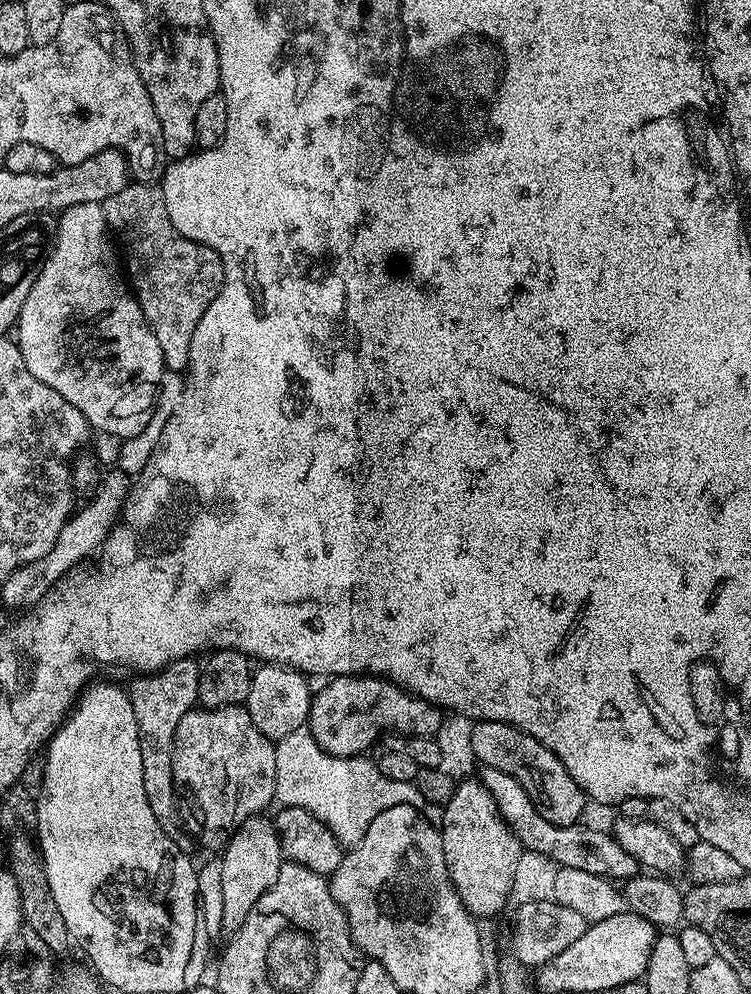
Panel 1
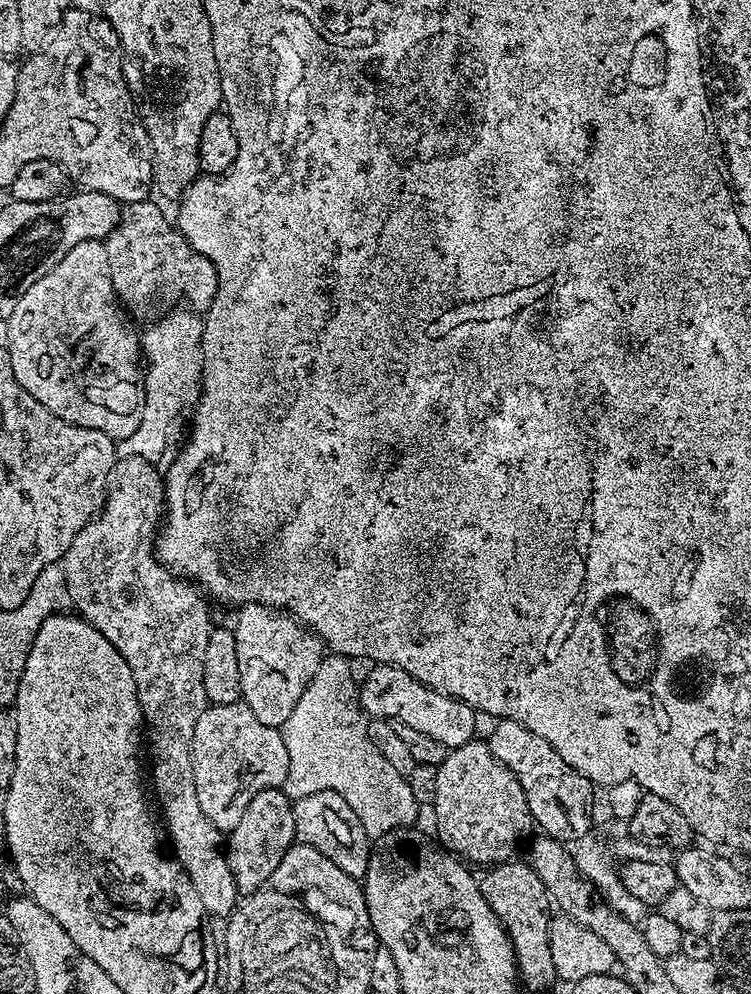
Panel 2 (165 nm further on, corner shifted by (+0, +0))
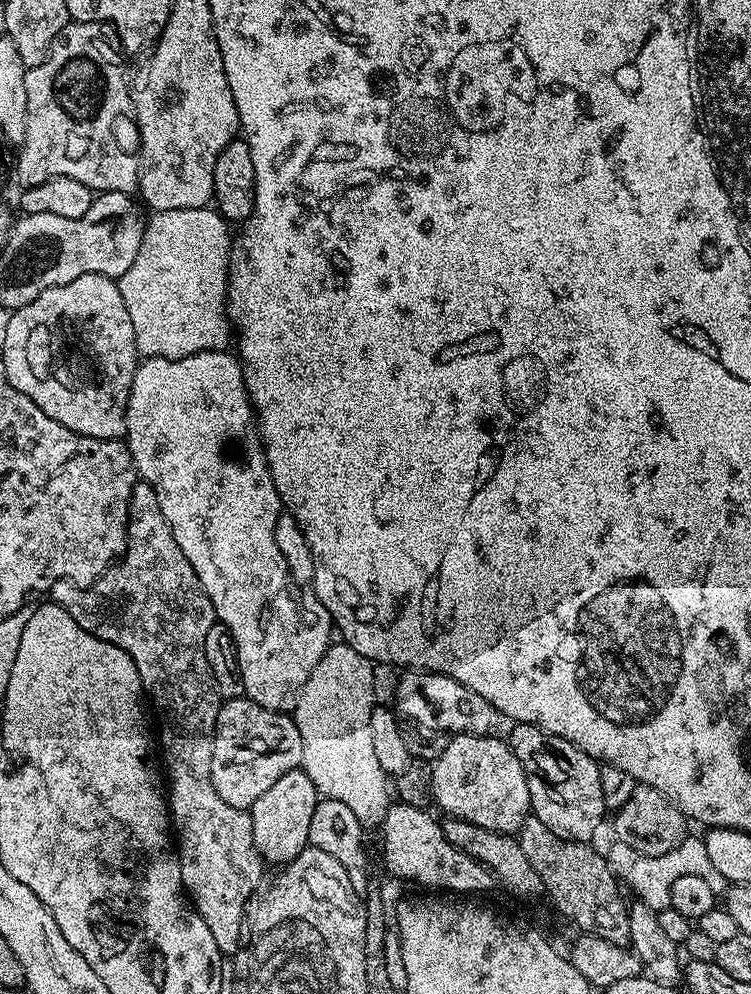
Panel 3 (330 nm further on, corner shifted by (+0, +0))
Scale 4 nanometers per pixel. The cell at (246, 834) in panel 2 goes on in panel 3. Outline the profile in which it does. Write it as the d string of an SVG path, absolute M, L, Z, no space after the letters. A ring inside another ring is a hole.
M299 767L282 774L282 778L278 778L278 782L274 782L274 786L270 786L270 790L266 790L266 794L262 794L262 798L252 804L250 811L254 846L269 865L289 864L298 858L302 849L309 847L310 818L318 815L316 800L318 793L314 782L310 782L303 767Z

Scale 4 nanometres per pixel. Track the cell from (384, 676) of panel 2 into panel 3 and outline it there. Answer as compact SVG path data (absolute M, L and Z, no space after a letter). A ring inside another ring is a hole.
M408 670L401 676L404 677L396 684L396 704L394 703L394 708L405 721L430 732L474 734L475 736L497 735L498 729L496 727L502 724L502 717L494 706L490 706L490 702L486 702L486 698L482 698L482 694L474 694L474 690L462 686L462 682L454 682L454 678L443 676L437 672Z

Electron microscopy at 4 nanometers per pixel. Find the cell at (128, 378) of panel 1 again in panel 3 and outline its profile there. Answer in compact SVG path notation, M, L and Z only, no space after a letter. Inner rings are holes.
M82 274L74 282L42 290L34 302L15 309L2 346L6 378L22 390L42 414L70 430L99 440L119 440L126 430L126 406L138 363L133 323L119 293L117 281L102 274Z

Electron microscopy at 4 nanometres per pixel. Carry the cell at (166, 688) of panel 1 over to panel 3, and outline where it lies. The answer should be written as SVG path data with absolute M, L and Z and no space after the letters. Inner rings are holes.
M137 482L130 494L128 544L124 547L123 556L87 586L77 586L71 580L54 582L50 600L62 606L62 610L66 610L66 614L70 614L70 618L82 626L82 630L126 650L134 666L138 666L147 699L160 715L158 736L164 739L162 768L166 773L166 799L174 840L178 845L184 891L202 922L210 926L210 934L214 942L218 942L218 950L222 954L241 951L240 923L246 920L244 907L247 904L249 907L254 893L261 887L266 876L266 864L254 846L251 811L222 802L222 798L218 798L218 790L214 790L212 739L216 737L216 719L222 697L206 662L206 634L210 634L210 626L217 623L216 611L212 608L210 598L206 598L206 590L202 590L198 574L194 574L194 566L186 562L182 546L174 542L174 534L162 514L162 506L158 506L158 494L154 494L151 484Z

